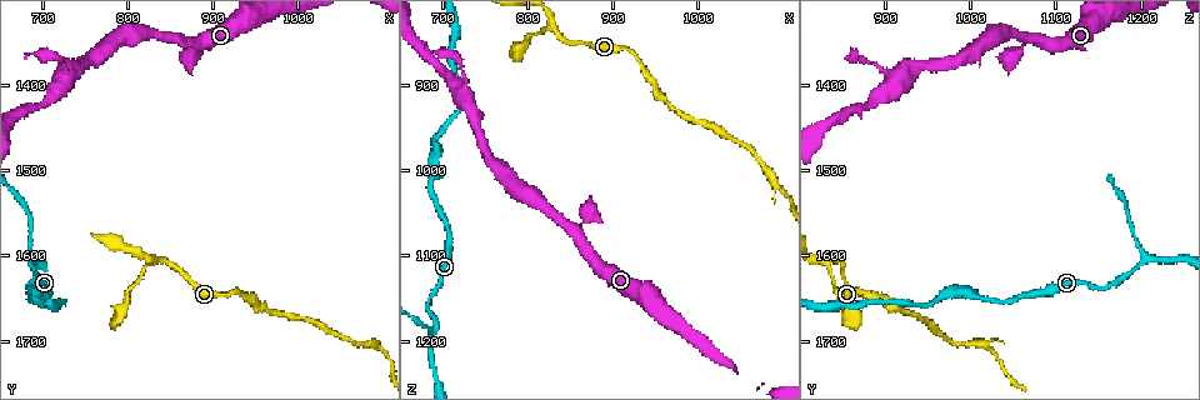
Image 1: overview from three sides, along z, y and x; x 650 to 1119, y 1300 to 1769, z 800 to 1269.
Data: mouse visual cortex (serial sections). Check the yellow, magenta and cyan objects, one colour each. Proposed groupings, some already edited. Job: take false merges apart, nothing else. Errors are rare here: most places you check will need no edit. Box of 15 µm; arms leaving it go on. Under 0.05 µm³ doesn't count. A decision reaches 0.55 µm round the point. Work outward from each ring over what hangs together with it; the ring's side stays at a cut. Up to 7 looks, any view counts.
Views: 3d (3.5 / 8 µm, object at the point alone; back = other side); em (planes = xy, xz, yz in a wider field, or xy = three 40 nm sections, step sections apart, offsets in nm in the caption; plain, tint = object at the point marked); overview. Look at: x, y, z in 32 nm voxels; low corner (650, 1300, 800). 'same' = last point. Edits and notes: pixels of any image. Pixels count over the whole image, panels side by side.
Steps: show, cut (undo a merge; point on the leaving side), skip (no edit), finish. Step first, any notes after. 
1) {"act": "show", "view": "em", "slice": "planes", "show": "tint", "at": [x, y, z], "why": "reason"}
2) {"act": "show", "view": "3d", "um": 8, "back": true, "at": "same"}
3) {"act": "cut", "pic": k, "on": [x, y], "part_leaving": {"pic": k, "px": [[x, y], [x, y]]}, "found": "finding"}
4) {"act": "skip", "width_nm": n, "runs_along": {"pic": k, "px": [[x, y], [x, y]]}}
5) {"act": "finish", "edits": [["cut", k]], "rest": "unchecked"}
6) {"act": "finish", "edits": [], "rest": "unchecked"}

{"act": "show", "view": "3d", "um": 3.5, "at": [830, 1605, 835], "why": "sharp bend"}

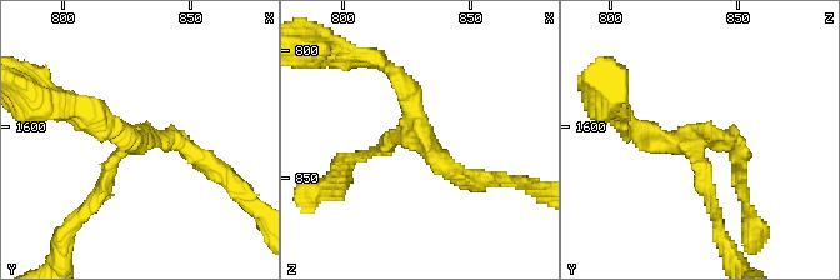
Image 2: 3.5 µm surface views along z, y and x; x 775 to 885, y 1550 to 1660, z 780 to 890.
{"act": "show", "view": "em", "slice": "xy", "step": 5, "show": "tint", "at": [830, 1603, 833]}

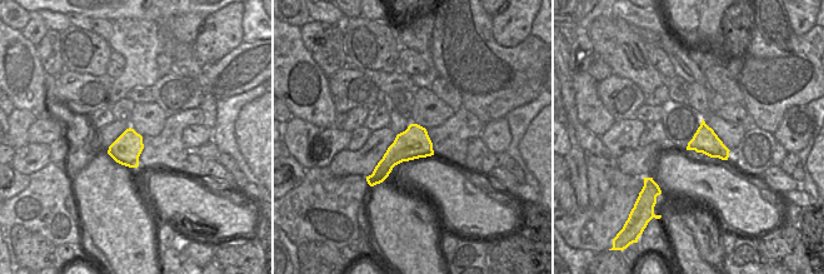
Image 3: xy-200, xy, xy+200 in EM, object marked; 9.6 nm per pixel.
{"act": "skip", "width_nm": 300, "runs_along": {"pic": 2, "px": [[199, 159], [134, 136], [95, 201]]}, "found": "continuous, no second cell"}

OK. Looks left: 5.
{"act": "show", "view": "3d", "um": 3.5, "at": [685, 1605, 1205], "why": "abrupt turn"}

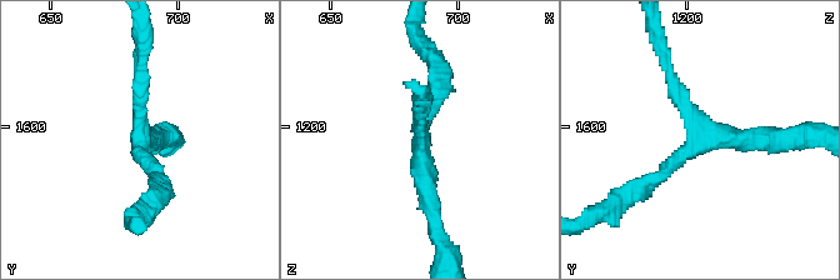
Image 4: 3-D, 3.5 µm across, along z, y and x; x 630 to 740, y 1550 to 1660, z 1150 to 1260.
{"act": "show", "view": "em", "slice": "xy", "step": 1, "show": "tint", "at": [685, 1606, 1204], "arms": 3, "arm_widths_nm": [200, 200, 250]}

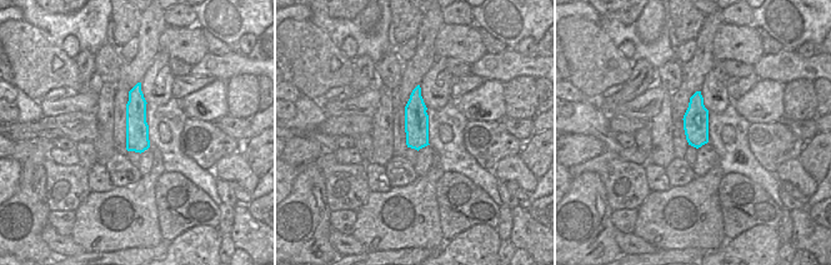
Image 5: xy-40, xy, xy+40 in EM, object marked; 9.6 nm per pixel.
{"act": "skip", "found": "one cell here"}

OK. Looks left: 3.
{"act": "show", "view": "3d", "um": 3.5, "at": [725, 1375, 885], "why": "sudden change in width"}

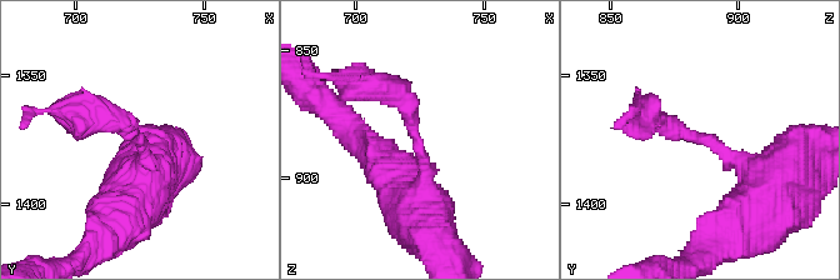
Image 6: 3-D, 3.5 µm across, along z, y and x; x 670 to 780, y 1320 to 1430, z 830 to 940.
{"act": "show", "view": "em", "slice": "planes", "show": "tint", "at": [723, 1374, 883], "arm_widths_nm": [300, 300]}

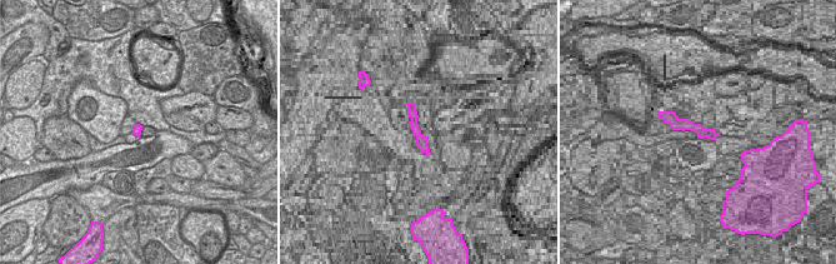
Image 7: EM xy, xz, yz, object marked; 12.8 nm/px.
{"act": "show", "view": "em", "slice": "xy", "step": 3, "show": "tint", "at": "same", "why": "cut it another way"}

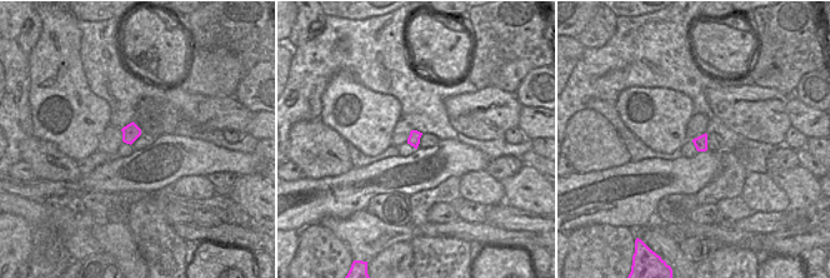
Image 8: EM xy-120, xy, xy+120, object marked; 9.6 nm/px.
{"act": "skip", "width_nm": 120, "runs_along": {"pic": 6, "px": [[771, 188], [708, 138], [646, 119]]}, "found": "all the same cell"}

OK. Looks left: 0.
{"act": "finish", "edits": [], "rest": "unchecked"}

